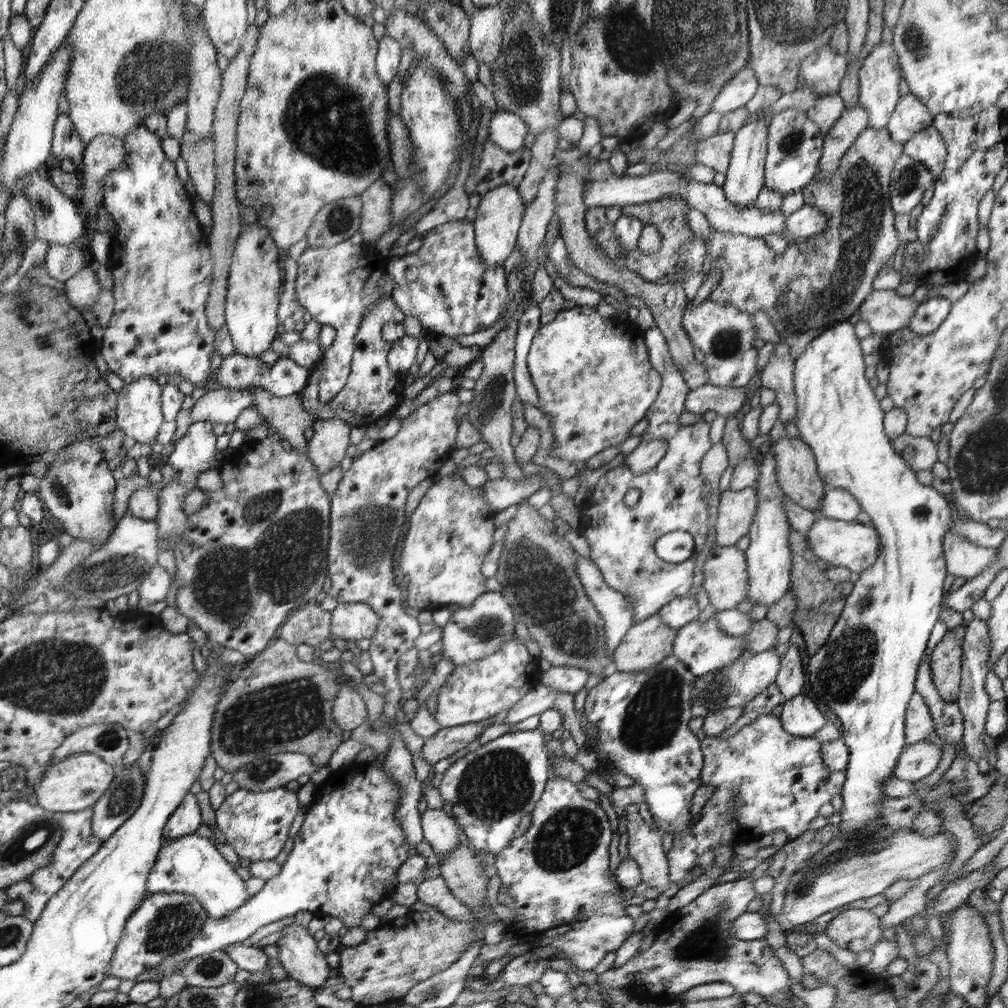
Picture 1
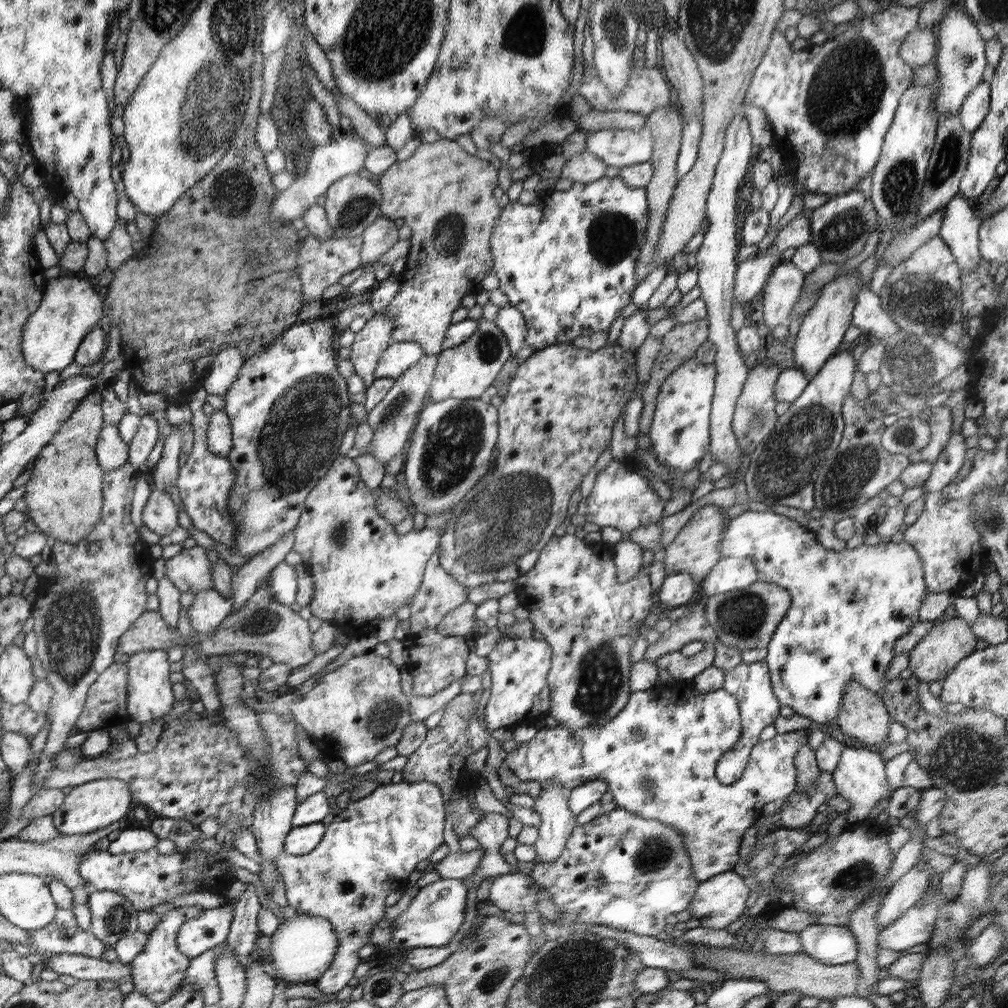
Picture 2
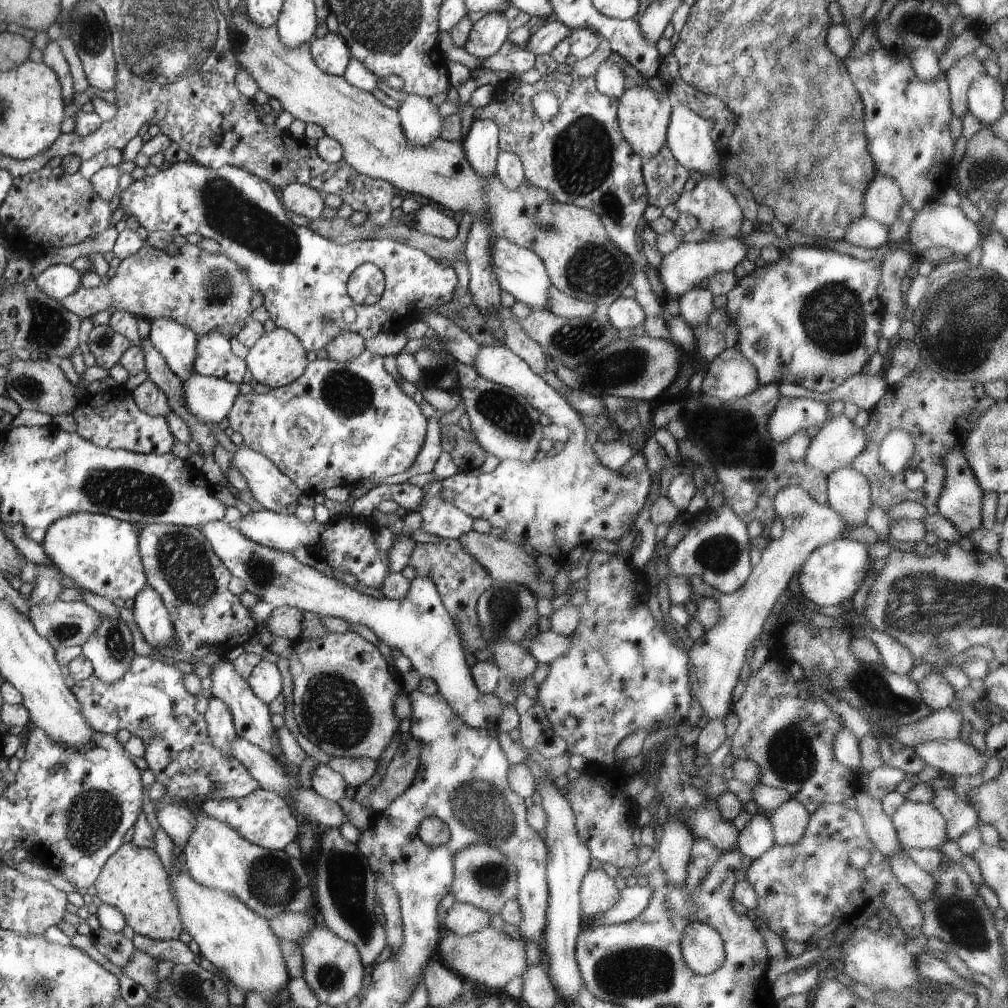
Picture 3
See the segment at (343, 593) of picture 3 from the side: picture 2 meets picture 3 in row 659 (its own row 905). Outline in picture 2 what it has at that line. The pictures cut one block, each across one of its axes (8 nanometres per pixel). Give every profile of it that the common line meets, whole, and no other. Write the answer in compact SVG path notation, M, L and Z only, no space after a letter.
M439 879L420 889L408 908L393 920L393 948L410 950L419 947L448 947L464 921L467 891L466 886L455 879Z

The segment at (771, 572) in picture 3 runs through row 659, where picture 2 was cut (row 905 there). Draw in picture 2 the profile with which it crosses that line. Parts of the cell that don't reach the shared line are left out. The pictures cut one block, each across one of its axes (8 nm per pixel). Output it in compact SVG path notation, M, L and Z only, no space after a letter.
M729 871L700 883L688 909L695 924L722 930L744 914L748 894L750 888L744 884L742 875Z

